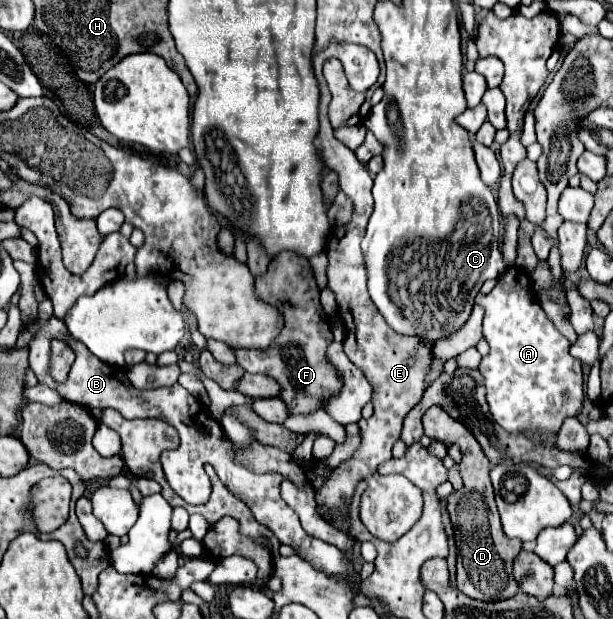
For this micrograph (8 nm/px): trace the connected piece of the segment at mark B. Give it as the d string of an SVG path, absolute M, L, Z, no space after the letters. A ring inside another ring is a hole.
M51 318L47 326L43 326L37 336L29 342L29 366L35 372L37 380L41 384L47 384L49 388L57 390L65 400L81 404L81 406L89 406L89 408L113 408L119 410L125 418L163 418L165 422L169 422L175 430L179 430L180 445L176 450L163 452L161 454L161 464L165 470L165 476L171 484L171 488L189 504L205 504L207 498L210 497L212 486L210 479L207 478L203 464L211 464L217 472L217 476L221 478L221 482L237 496L241 498L249 510L253 512L255 520L261 522L263 526L267 526L281 544L289 544L295 548L295 552L307 560L313 568L329 574L329 576L337 576L337 578L345 578L347 582L359 582L359 576L353 572L353 568L347 564L345 554L327 544L321 542L317 538L311 538L305 534L305 530L301 528L301 522L297 518L297 514L293 514L293 510L283 502L281 494L279 494L279 486L283 476L281 474L255 474L247 468L243 468L241 464L237 464L233 460L233 450L231 444L227 442L221 426L211 420L207 406L199 404L197 398L193 398L181 384L173 384L169 388L159 388L159 390L137 390L129 384L125 370L117 368L117 366L109 366L105 362L101 362L99 358L93 358L93 354L89 354L89 350L85 350L85 344L77 342L75 338L69 340L69 346L75 350L77 358L69 370L69 376L63 384L55 382L49 374L49 364L51 364L51 346L49 342L53 338L57 340L65 340L69 336L69 332L65 330L65 324L59 318Z

